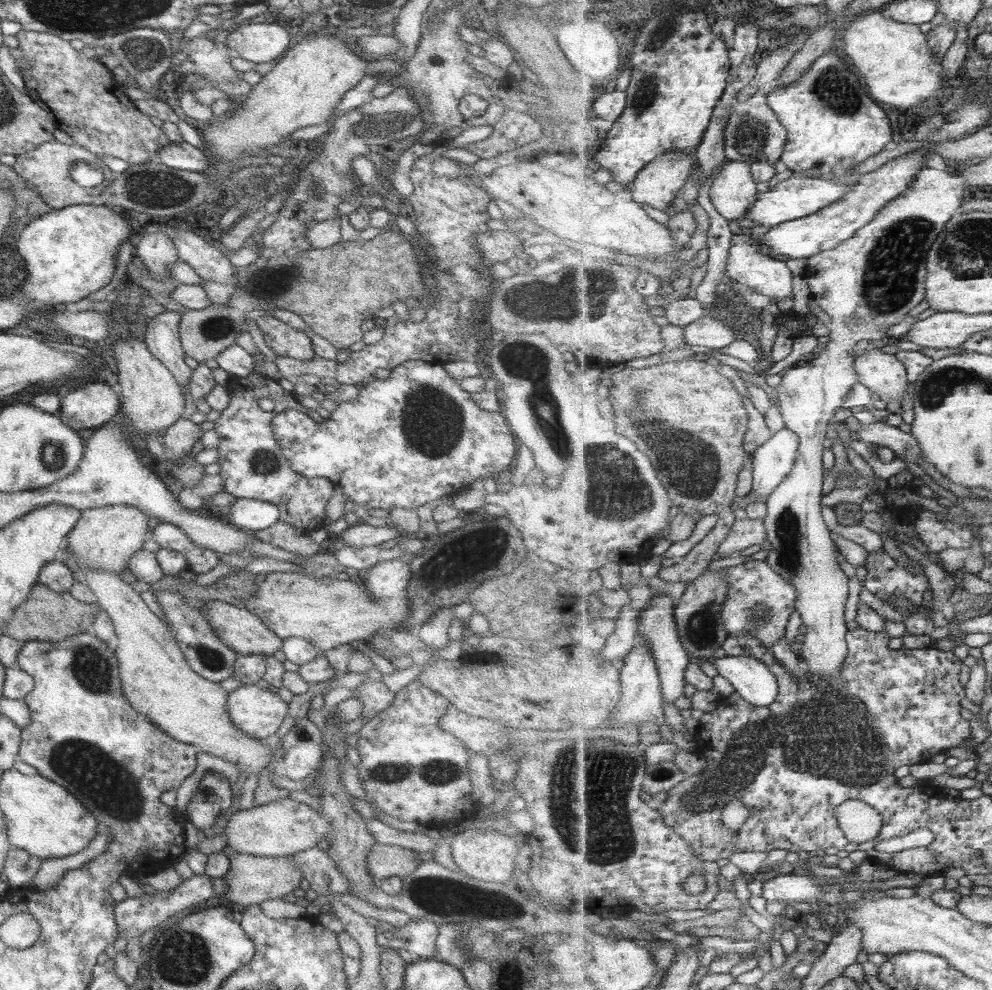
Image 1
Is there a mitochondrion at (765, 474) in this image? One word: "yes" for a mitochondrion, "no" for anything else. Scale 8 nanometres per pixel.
no

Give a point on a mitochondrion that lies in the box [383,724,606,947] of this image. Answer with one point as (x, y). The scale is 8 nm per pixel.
(440, 897)

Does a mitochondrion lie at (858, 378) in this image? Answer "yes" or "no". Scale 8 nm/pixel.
no

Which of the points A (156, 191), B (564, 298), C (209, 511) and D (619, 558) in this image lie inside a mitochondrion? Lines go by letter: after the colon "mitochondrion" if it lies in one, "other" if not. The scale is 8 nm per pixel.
A: mitochondrion
B: mitochondrion
C: other
D: other

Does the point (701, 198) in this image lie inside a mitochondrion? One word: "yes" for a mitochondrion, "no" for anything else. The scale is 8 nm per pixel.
no

